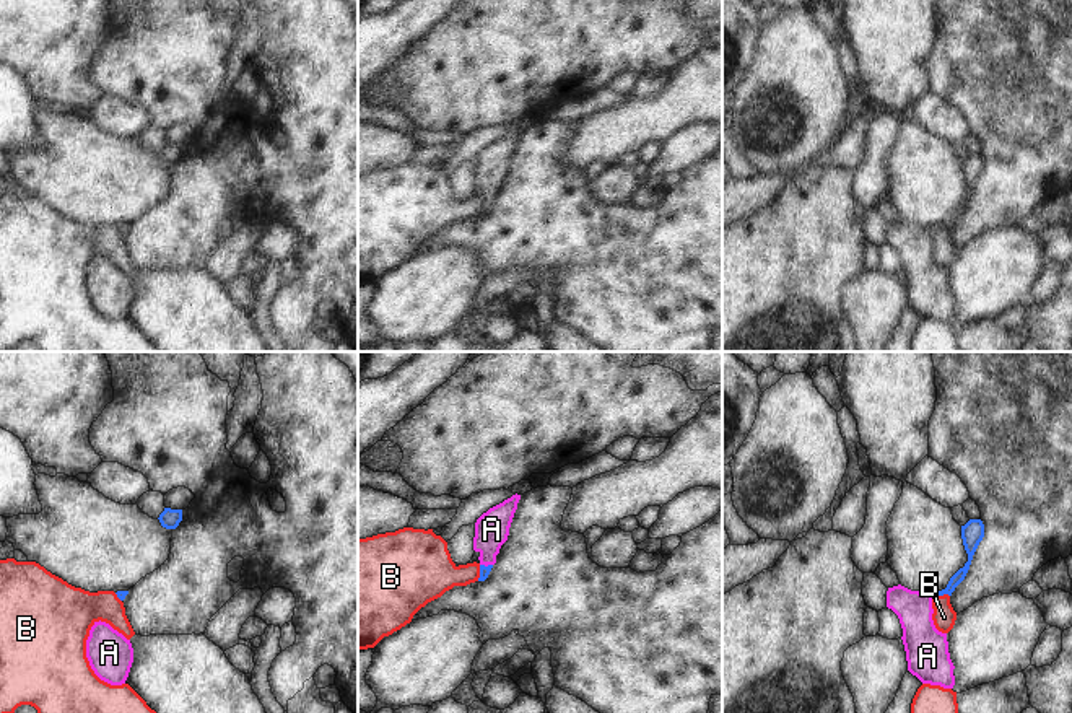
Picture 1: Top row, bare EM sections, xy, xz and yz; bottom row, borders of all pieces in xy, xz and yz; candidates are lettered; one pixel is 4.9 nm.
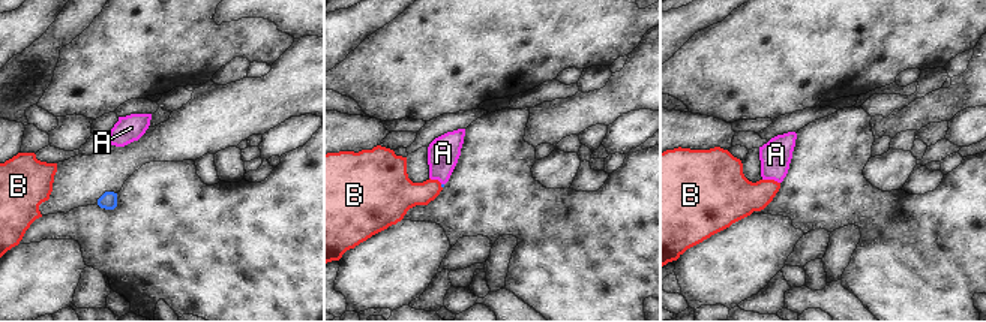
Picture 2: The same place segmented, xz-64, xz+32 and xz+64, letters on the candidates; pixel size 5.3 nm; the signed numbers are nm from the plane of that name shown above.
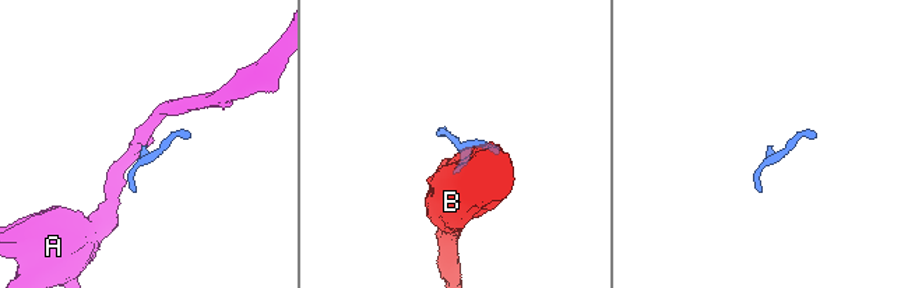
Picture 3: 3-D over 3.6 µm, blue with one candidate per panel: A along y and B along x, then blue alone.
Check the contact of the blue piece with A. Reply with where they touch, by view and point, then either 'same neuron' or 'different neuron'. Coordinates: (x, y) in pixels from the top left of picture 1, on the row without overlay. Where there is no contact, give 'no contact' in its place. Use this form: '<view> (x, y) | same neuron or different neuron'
xz (488, 201) | same neuron

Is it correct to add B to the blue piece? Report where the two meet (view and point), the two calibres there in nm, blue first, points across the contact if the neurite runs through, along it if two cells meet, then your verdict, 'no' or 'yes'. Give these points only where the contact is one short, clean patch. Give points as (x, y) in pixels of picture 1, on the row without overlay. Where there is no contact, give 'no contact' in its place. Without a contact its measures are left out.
contact yz (942, 230); calibres 60 and 120 nm; border yz (936, 228), (949, 231); no

